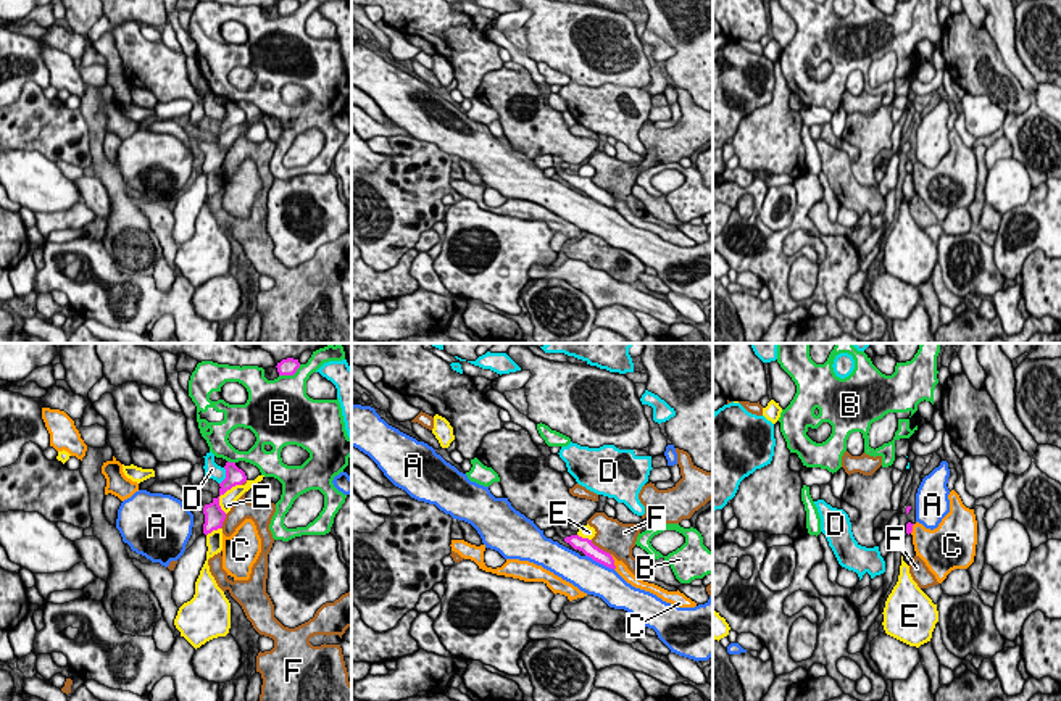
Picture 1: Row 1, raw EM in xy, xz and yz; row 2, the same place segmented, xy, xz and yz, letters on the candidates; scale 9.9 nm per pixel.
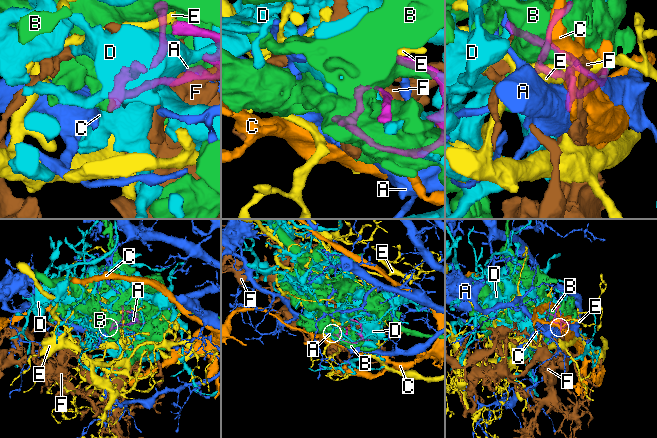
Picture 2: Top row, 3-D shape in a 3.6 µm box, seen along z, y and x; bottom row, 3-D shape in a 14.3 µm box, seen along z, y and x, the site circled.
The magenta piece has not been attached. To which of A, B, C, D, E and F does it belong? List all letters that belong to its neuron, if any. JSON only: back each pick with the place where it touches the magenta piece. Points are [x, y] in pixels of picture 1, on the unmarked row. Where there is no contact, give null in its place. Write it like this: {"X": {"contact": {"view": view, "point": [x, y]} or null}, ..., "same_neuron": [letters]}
{"same_neuron": []}

